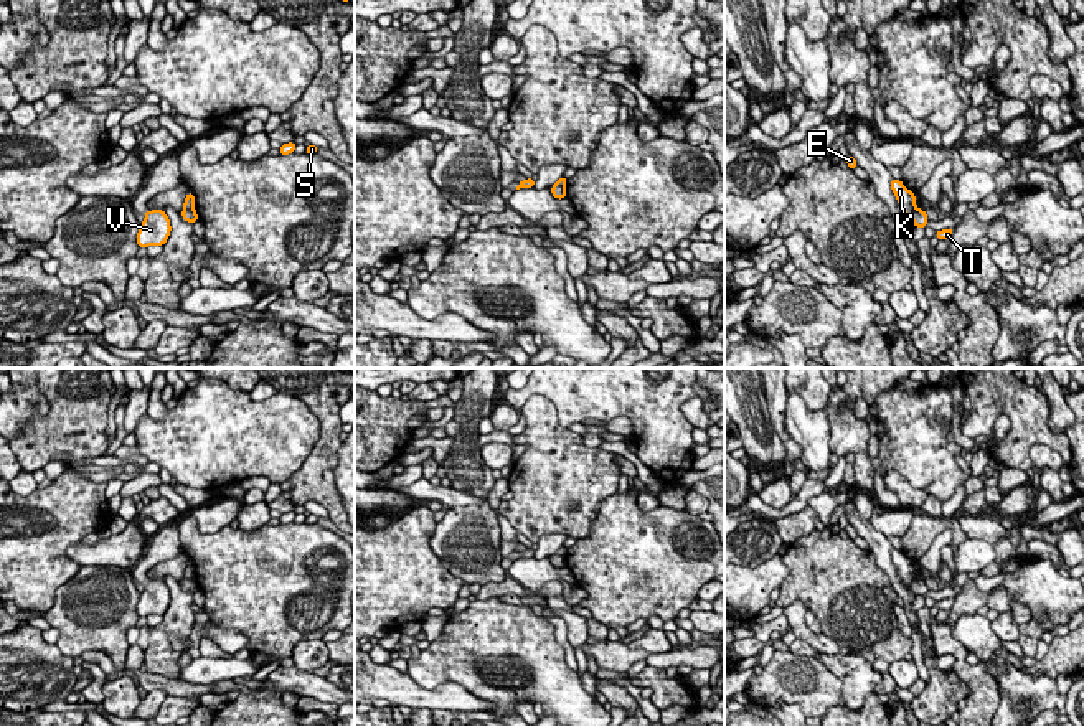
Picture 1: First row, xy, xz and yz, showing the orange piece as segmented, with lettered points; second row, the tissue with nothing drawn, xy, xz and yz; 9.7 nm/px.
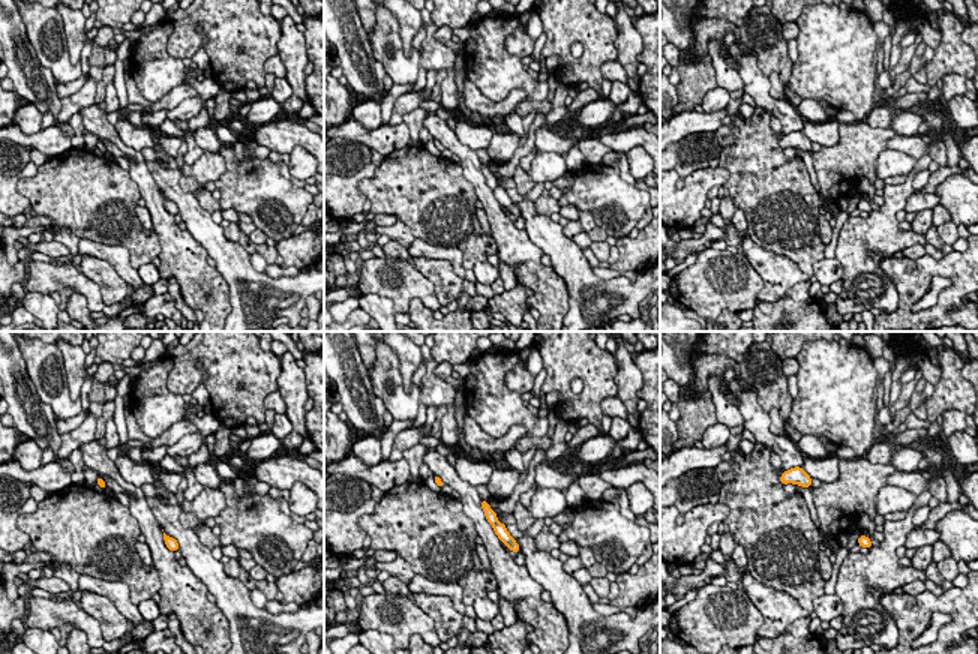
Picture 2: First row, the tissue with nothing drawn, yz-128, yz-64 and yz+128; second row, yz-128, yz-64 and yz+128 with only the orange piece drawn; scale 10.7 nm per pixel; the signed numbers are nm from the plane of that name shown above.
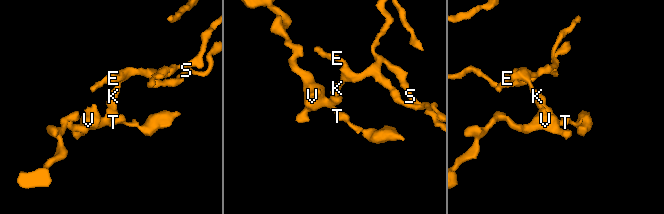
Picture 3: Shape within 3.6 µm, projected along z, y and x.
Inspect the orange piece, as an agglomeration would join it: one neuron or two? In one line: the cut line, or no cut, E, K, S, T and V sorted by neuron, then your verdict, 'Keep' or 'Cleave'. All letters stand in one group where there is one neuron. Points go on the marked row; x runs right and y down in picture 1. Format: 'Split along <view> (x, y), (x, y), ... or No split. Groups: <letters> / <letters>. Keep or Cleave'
Split along xy (183, 210), (193, 212). Groups: E K S / T V. Cleave

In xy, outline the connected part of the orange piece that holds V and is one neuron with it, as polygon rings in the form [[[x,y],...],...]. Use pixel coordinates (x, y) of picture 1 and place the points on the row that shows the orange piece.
[[[150,210],[144,213],[145,221],[140,223],[137,233],[139,248],[148,248],[152,244],[163,246],[170,236],[172,226],[170,219],[163,210]]]

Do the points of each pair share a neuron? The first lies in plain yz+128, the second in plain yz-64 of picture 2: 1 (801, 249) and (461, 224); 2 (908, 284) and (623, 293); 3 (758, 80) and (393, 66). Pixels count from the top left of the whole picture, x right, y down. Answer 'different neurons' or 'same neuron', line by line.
1: same neuron
2: different neurons
3: same neuron

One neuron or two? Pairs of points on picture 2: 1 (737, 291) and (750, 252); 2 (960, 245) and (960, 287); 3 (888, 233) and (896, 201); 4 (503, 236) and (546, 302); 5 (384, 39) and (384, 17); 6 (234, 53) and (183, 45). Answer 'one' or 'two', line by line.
1: two
2: two
3: one
4: one
5: one
6: one

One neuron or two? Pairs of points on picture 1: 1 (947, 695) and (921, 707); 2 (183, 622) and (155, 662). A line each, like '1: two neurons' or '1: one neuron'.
1: one neuron
2: one neuron

